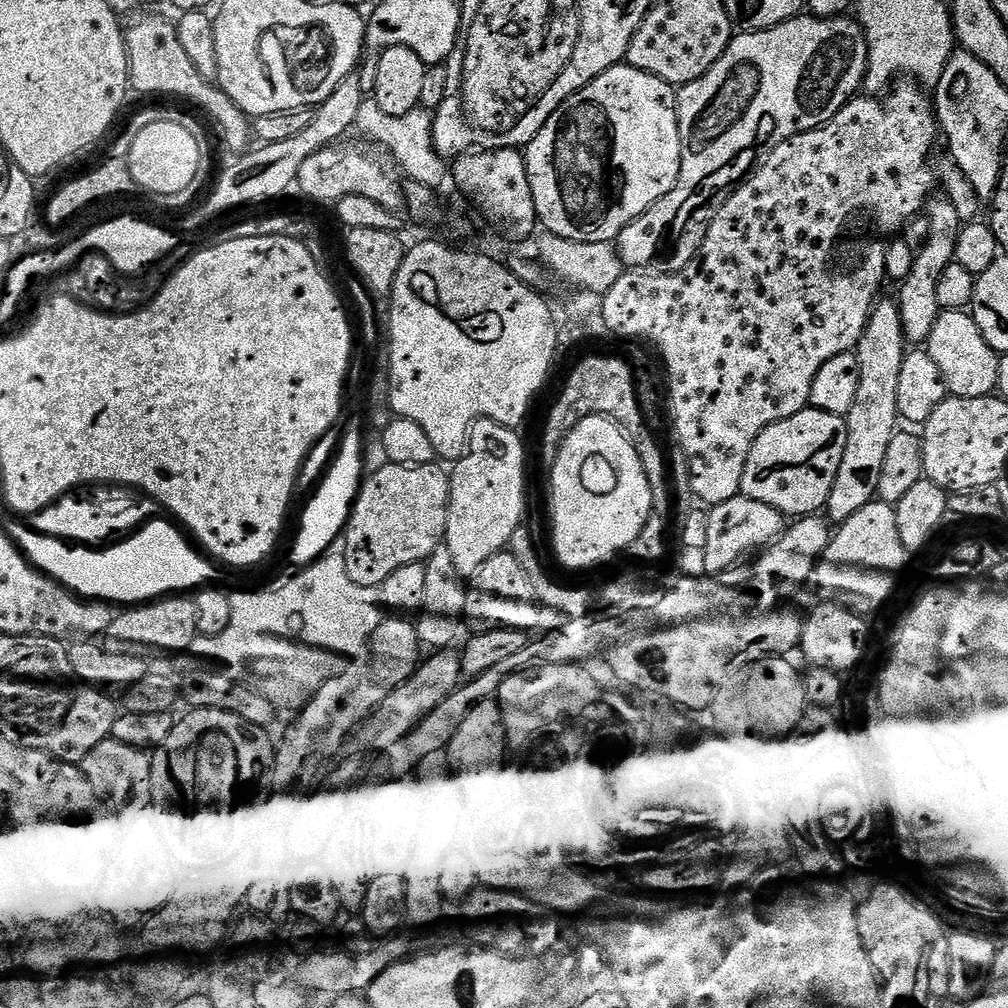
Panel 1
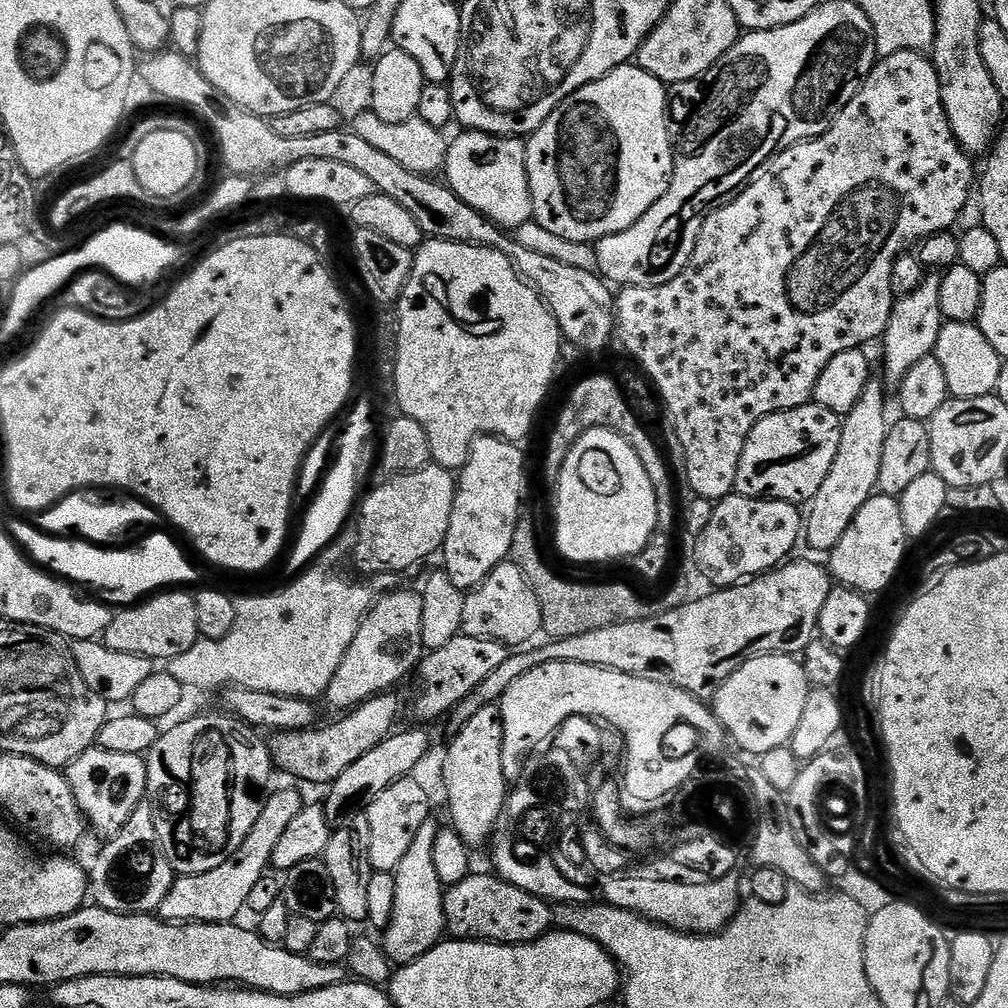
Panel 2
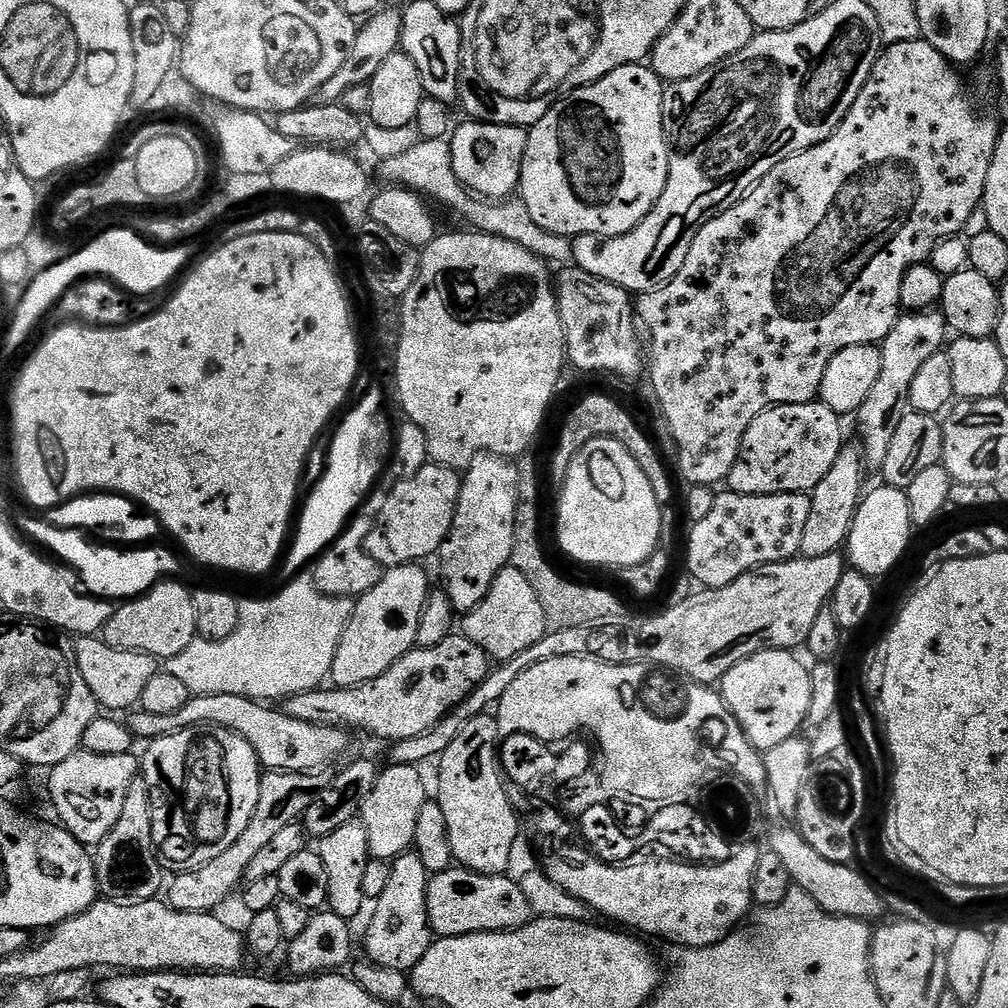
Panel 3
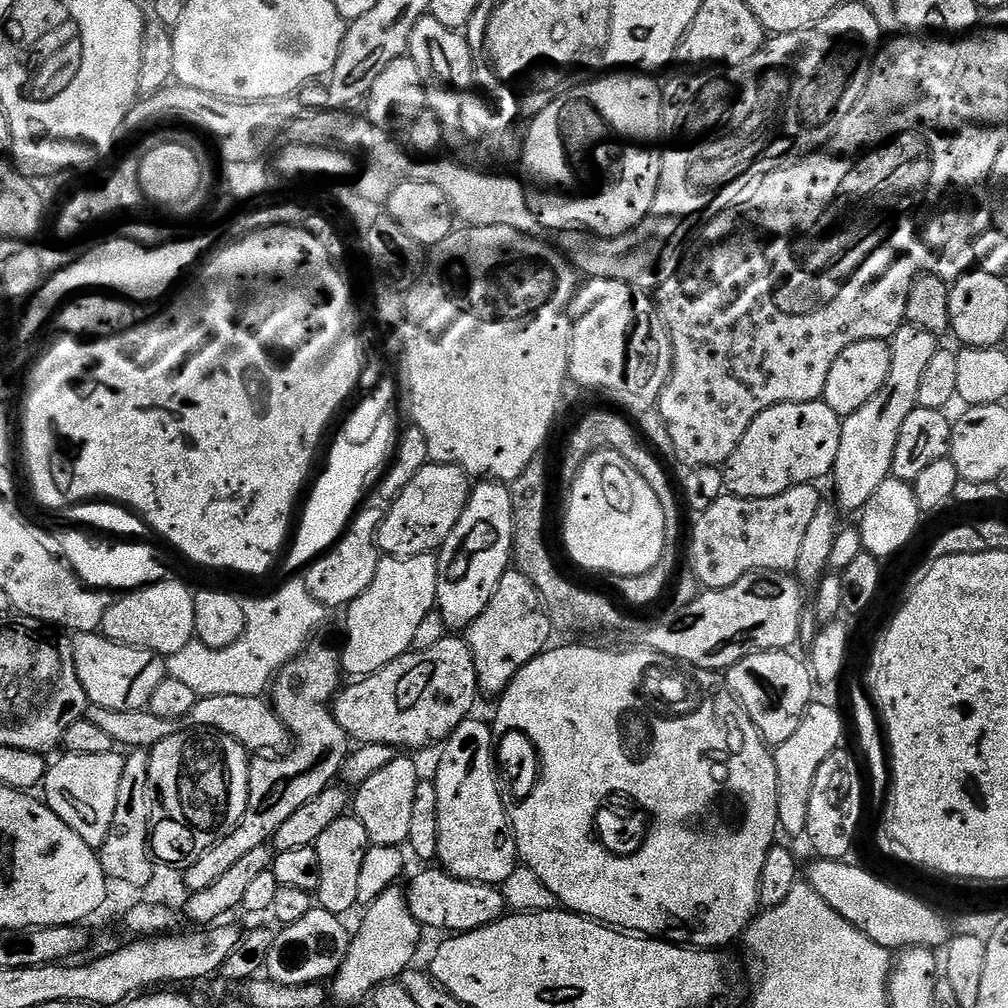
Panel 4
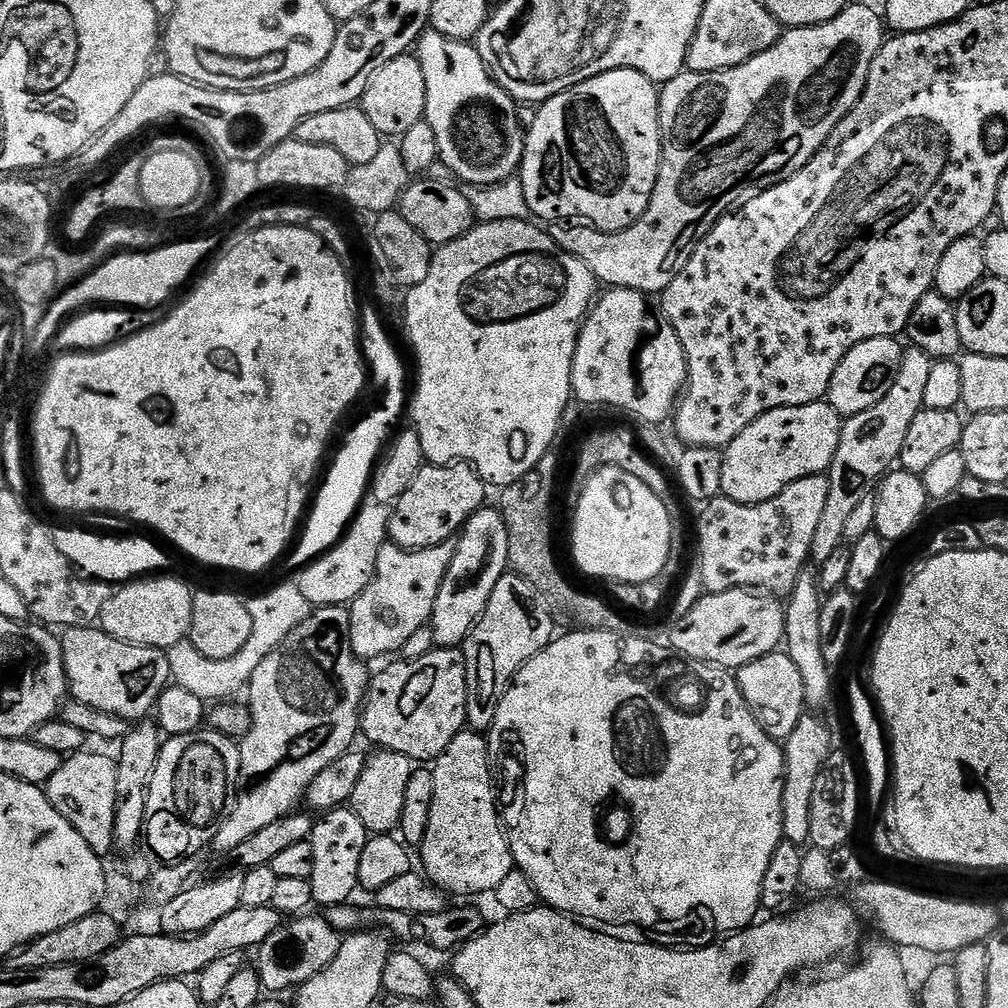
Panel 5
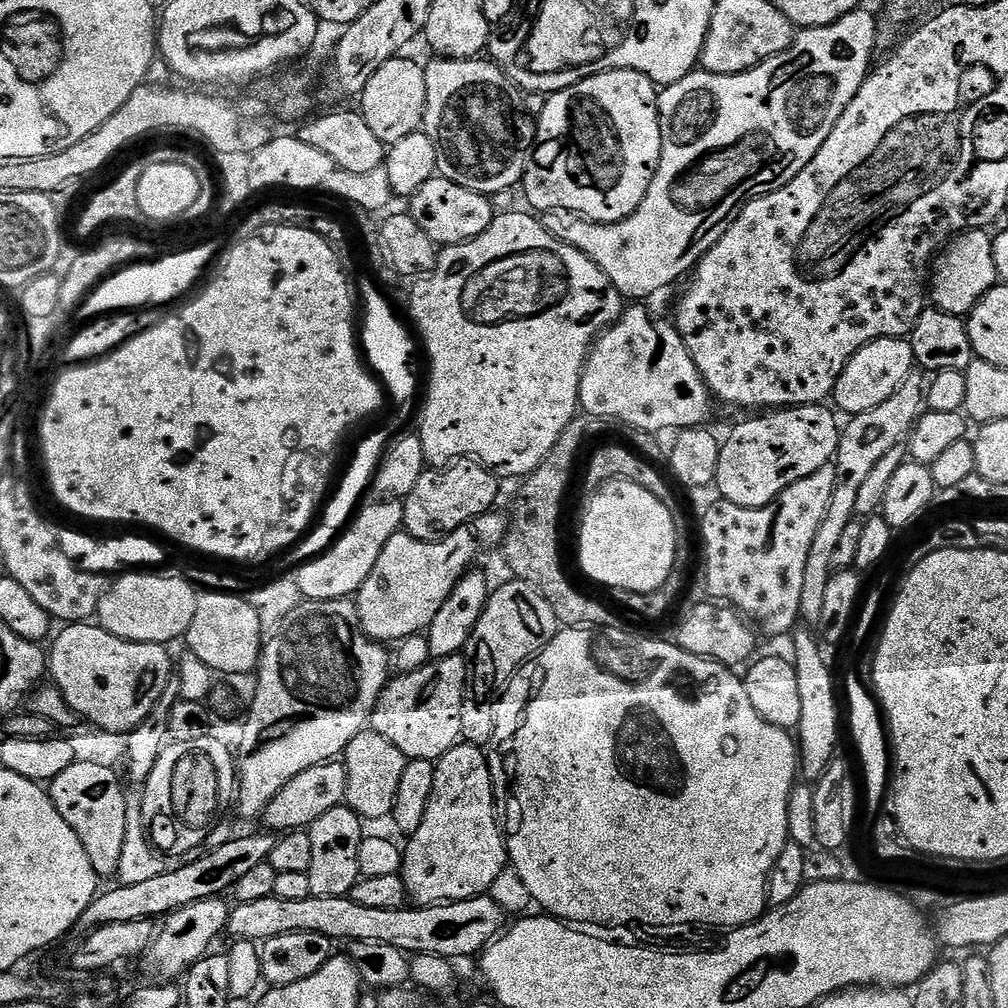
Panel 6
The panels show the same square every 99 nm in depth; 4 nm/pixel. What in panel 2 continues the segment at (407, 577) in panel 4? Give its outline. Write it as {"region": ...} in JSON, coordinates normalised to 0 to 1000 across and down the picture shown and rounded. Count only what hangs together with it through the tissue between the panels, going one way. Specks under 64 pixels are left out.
{"region":[[[401,586],[378,590],[355,621],[339,661],[331,665],[331,673],[327,673],[327,681],[320,689],[327,701],[334,702],[334,707],[344,707],[379,687],[392,684],[400,671],[414,666],[423,647],[419,637],[419,593],[416,586]]]}

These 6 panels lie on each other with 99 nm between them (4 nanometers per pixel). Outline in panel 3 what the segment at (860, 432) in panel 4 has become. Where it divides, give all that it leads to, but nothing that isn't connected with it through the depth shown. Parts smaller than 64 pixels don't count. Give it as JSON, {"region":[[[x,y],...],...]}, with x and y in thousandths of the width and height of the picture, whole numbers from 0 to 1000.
{"region":[[[936,309],[903,310],[894,313],[887,327],[883,327],[877,340],[872,342],[875,351],[875,371],[871,371],[871,379],[867,379],[863,391],[859,391],[859,399],[855,399],[851,410],[853,416],[851,440],[855,445],[856,459],[860,463],[862,460],[869,466],[876,465],[879,446],[883,446],[883,438],[891,427],[891,419],[895,419],[898,409],[903,405],[901,400],[903,379],[907,379],[911,367],[926,351],[935,348],[941,333],[942,326],[937,318]]]}

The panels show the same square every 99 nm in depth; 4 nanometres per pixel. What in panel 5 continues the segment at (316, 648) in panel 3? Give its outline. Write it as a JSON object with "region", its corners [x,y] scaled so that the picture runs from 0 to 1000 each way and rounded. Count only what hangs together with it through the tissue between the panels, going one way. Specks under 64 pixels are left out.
{"region":[[[275,578],[268,585],[266,594],[252,594],[249,601],[248,633],[244,633],[244,641],[240,641],[236,649],[223,655],[209,655],[196,649],[190,636],[186,633],[178,635],[173,642],[166,644],[169,675],[174,682],[188,685],[188,688],[193,688],[204,696],[222,696],[233,691],[230,689],[237,683],[239,686],[249,675],[252,665],[256,665],[256,657],[260,657],[264,649],[272,646],[312,606],[311,600],[307,599],[304,593],[300,593],[300,585],[296,585],[294,581],[287,578]]]}

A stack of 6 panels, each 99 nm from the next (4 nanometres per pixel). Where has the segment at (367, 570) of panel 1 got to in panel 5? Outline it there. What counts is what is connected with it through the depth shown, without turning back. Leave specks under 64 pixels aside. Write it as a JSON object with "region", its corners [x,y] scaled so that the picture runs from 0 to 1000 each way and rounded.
{"region":[[[438,460],[423,462],[407,478],[407,486],[388,501],[385,535],[396,544],[412,546],[445,539],[464,515],[481,503],[482,481],[475,468],[466,460]]]}

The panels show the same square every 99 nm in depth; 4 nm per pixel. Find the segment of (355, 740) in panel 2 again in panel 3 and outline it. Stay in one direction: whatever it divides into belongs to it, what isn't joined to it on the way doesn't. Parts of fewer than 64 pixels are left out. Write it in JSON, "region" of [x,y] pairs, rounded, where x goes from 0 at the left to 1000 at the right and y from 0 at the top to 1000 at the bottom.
{"region":[[[200,688],[199,690],[191,690],[190,693],[185,696],[185,700],[181,700],[181,704],[175,705],[174,708],[145,708],[138,704],[132,705],[131,708],[131,711],[126,711],[125,717],[132,731],[136,735],[143,734],[142,736],[150,736],[186,722],[197,722],[199,718],[207,718],[213,722],[228,724],[232,728],[244,732],[244,736],[248,736],[248,740],[254,745],[255,752],[258,753],[259,763],[267,766],[305,766],[310,768],[317,764],[313,762],[327,757],[328,754],[335,753],[345,742],[346,727],[340,722],[324,722],[324,720],[300,716],[296,712],[285,710],[277,701],[267,700],[265,697],[249,694],[236,688]]]}

